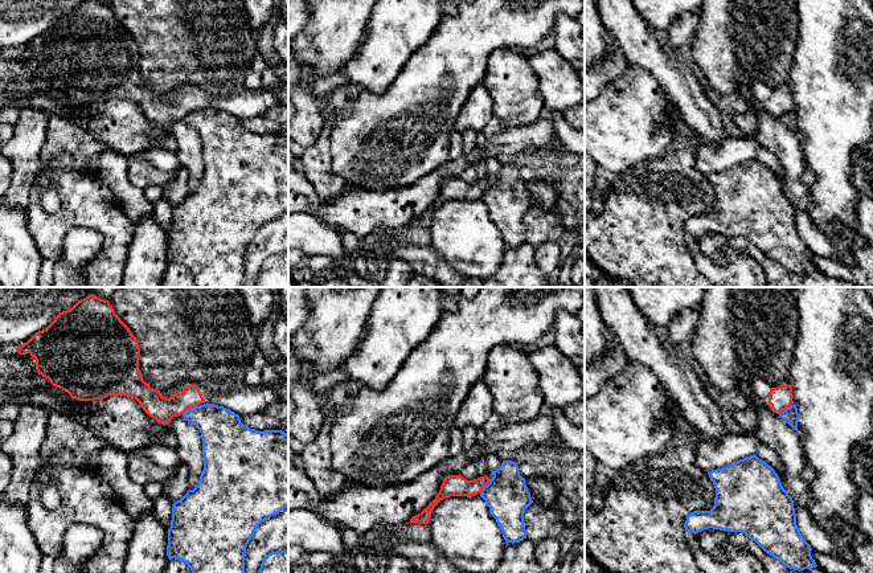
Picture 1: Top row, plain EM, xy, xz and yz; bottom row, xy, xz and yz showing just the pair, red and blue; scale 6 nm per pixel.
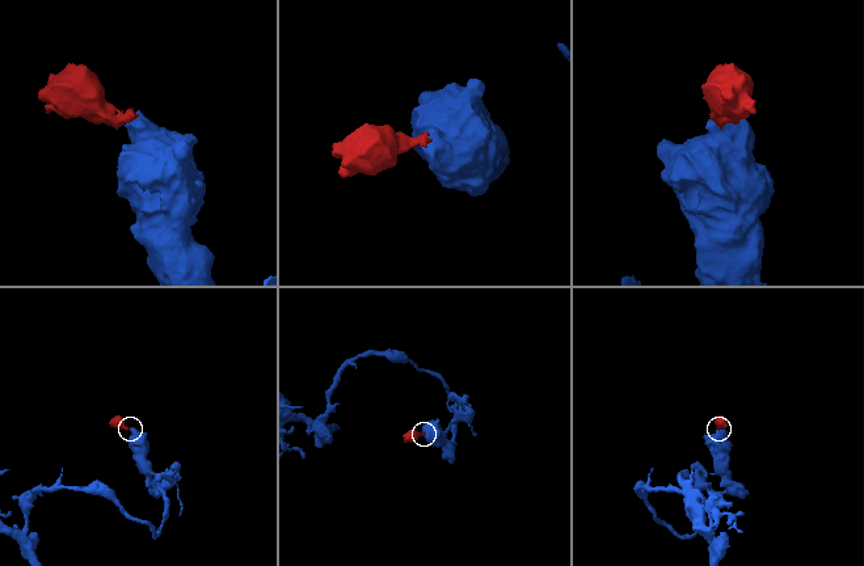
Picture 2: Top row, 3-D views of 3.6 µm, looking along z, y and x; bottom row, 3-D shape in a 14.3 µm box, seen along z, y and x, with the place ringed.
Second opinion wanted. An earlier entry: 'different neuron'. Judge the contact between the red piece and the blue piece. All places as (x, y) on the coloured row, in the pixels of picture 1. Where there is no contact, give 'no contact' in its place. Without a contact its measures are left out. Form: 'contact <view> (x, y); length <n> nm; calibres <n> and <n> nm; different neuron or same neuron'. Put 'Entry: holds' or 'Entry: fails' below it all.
contact xz (483, 486); length 120 nm; calibres 130 and 260 nm; different neuron
Entry: holds

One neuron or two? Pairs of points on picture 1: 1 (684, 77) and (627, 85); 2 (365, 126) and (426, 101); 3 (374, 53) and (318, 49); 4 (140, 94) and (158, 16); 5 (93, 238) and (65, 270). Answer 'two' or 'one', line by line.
1: two
2: one
3: two
4: two
5: one

